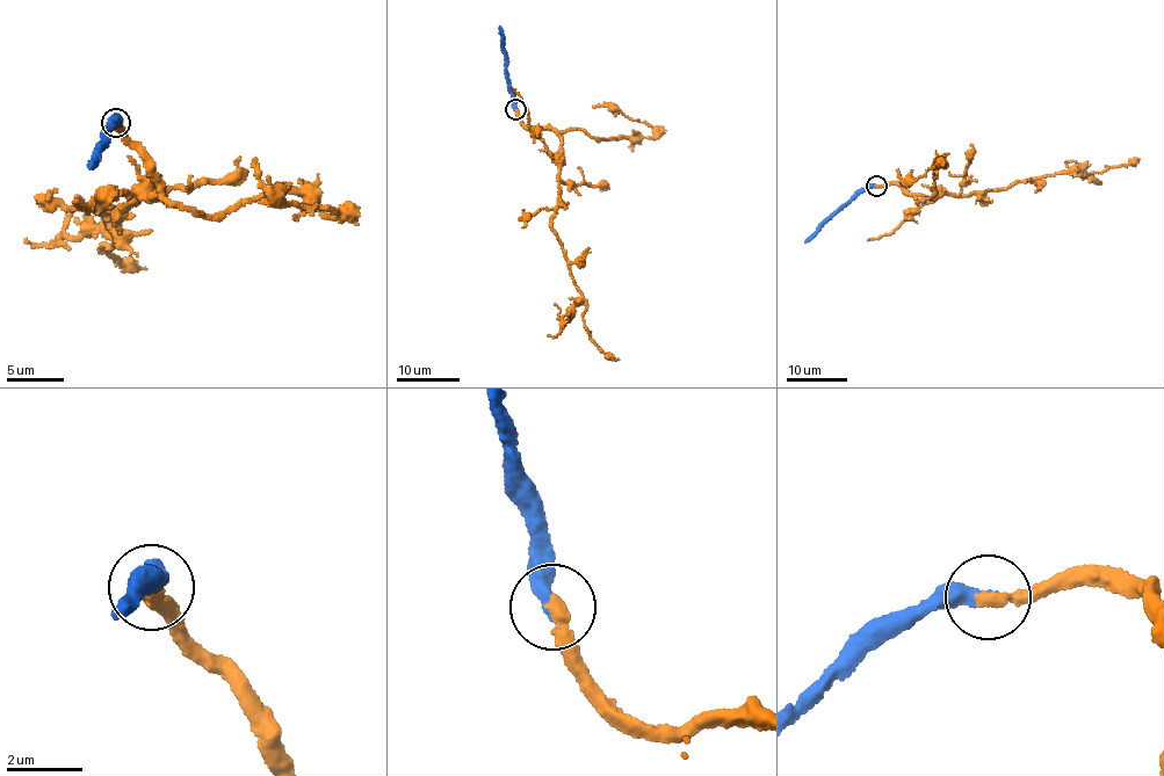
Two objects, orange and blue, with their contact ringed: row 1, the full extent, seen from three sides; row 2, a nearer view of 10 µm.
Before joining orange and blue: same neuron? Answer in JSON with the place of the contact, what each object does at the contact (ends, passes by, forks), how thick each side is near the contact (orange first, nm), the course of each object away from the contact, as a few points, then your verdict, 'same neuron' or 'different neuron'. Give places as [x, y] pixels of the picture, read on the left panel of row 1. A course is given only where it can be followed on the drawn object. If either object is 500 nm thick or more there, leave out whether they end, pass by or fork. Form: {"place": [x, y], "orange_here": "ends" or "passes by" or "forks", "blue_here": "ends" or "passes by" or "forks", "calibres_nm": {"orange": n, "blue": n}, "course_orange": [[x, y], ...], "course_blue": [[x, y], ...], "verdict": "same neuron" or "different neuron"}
{"place": [115, 123], "orange_here": "ends", "blue_here": "ends", "calibres_nm": {"orange": 360, "blue": 400}, "course_orange": [[115, 122], [151, 164], [159, 188], [123, 212], [93, 211], [105, 212], [116, 244], [98, 249], [146, 269]], "course_blue": [[115, 122], [121, 118], [106, 132], [106, 143], [96, 150], [99, 161], [89, 168]], "verdict": "same neuron"}

